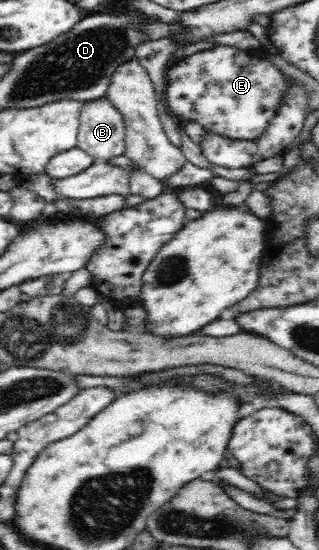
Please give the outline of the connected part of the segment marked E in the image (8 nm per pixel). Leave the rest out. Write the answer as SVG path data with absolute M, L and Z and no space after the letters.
M222 45L213 50L203 50L191 56L179 58L174 64L168 66L164 80L165 89L158 100L179 122L182 124L197 122L212 133L233 140L247 141L254 141L266 131L286 94L293 86L299 86L293 77L283 74L270 60L265 60L261 56L249 57L249 50Z

